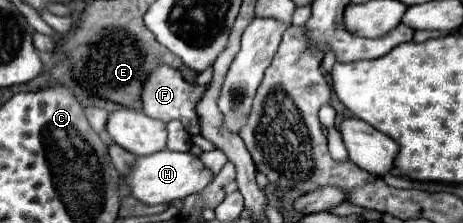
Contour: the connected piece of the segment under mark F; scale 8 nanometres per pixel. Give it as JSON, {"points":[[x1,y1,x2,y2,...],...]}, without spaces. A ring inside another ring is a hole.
{"points":[[158,66,150,78,144,84,142,90,142,104,144,104,144,114,162,120,162,122,170,122,170,120,180,120,184,124,184,128,190,134,200,134,200,126,198,126,198,116,196,116,196,102,200,100,200,96,204,94,206,86,196,86,190,84,182,78,182,74,170,66]]}

